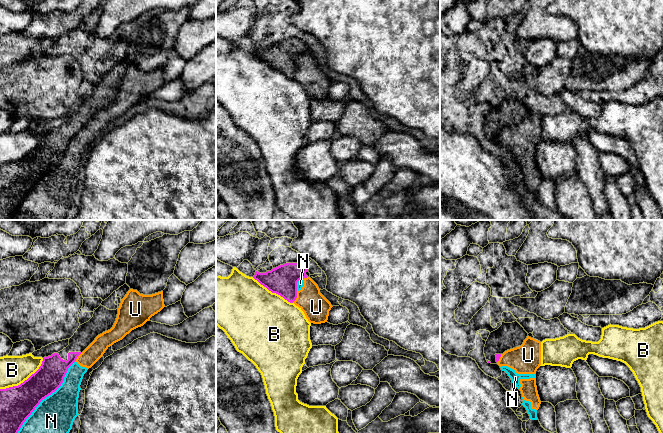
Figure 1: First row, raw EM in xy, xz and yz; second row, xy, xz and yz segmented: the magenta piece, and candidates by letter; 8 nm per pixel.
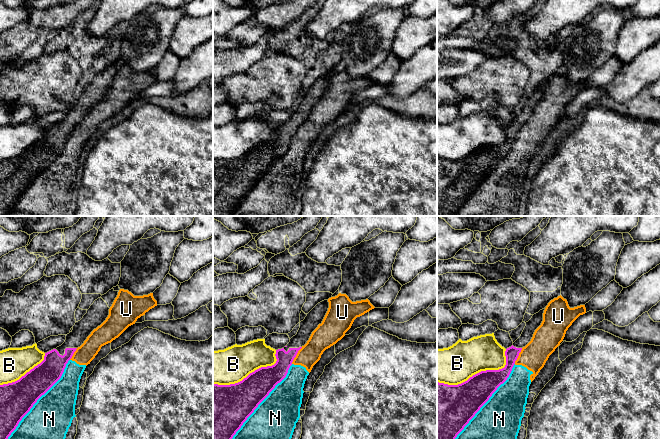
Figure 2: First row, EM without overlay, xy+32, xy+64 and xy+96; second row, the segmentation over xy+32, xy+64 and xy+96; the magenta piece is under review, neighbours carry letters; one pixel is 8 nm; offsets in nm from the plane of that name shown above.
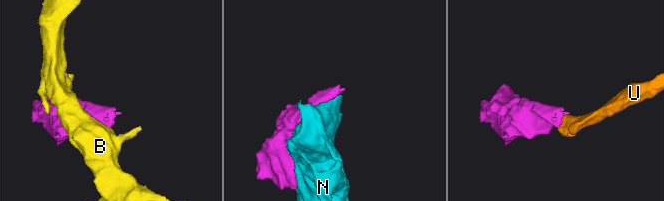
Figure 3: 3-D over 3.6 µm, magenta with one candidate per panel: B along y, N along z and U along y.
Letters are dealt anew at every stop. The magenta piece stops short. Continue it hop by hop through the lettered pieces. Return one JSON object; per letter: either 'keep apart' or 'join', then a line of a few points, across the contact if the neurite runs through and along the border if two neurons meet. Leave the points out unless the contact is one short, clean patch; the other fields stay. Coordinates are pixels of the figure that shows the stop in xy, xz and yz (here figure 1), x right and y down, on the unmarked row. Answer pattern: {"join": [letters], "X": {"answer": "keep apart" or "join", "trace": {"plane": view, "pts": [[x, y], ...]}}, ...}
{"join": [], "B": {"answer": "keep apart"}, "N": {"answer": "keep apart"}, "U": {"answer": "keep apart", "trace": {"plane": "xz", "pts": [[297, 67], [297, 73], [292, 78]]}}}

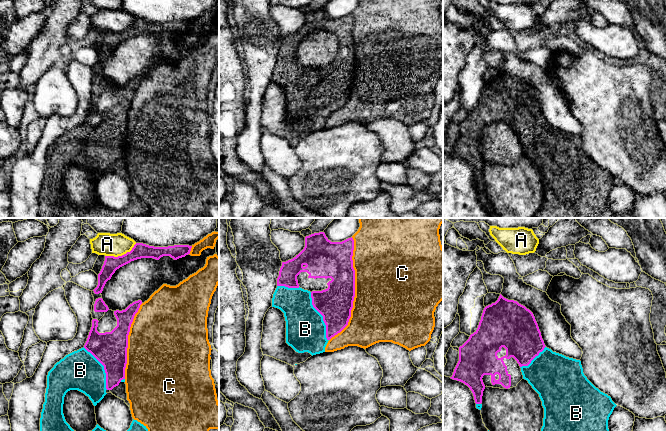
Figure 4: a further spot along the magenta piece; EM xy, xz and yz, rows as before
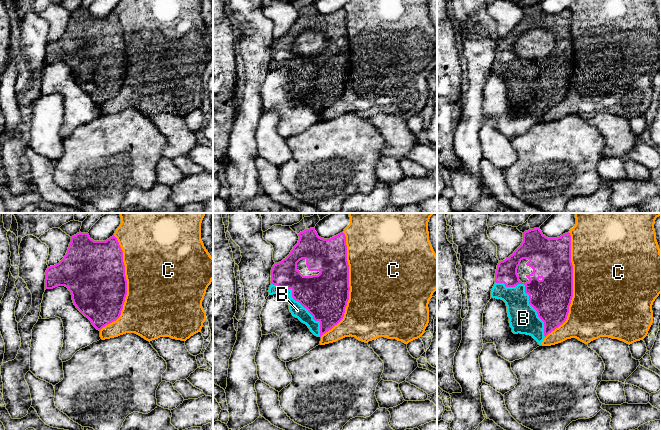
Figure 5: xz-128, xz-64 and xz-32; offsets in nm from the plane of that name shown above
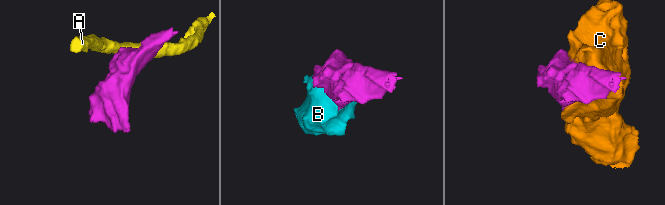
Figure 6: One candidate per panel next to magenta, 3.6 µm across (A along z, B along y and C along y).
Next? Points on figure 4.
{"join": ["B"], "A": {"answer": "keep apart", "trace": {"plane": "xy", "pts": [[136, 19], [129, 27], [121, 31], [105, 32]]}}, "B": {"answer": "join"}, "C": {"answer": "keep apart"}}

